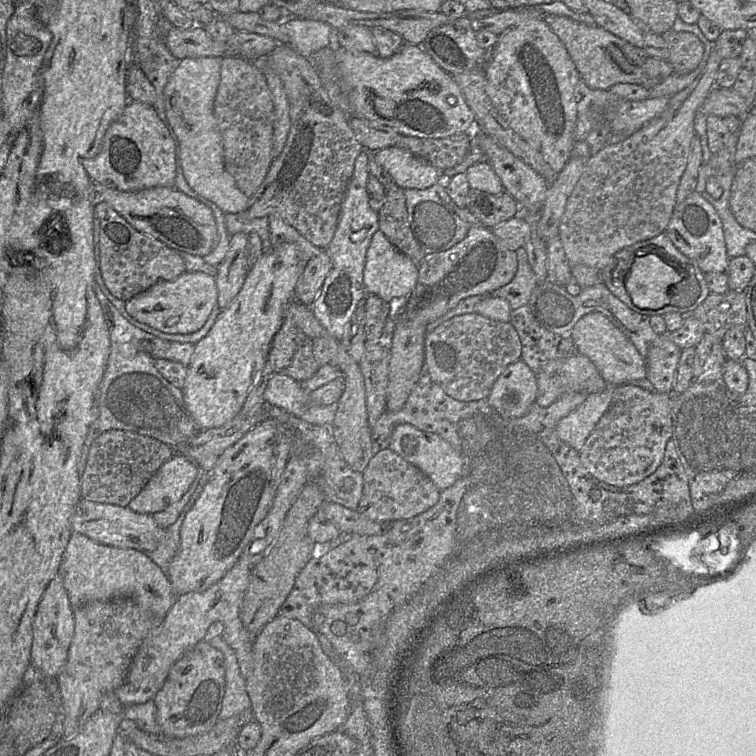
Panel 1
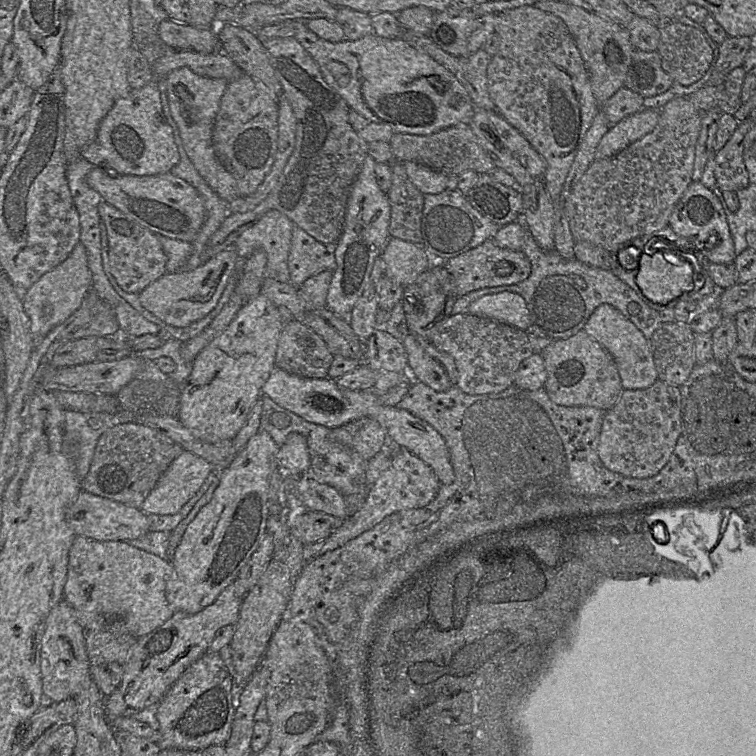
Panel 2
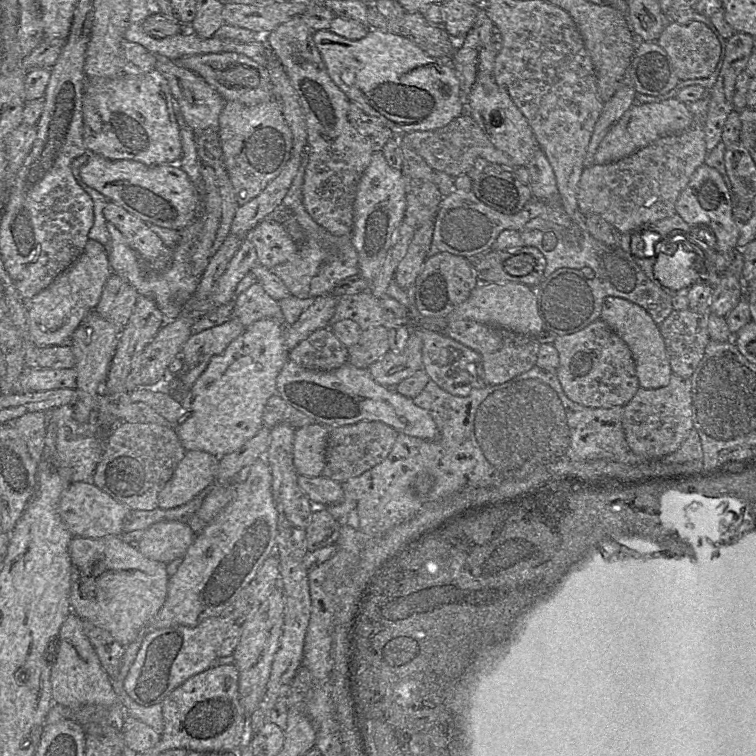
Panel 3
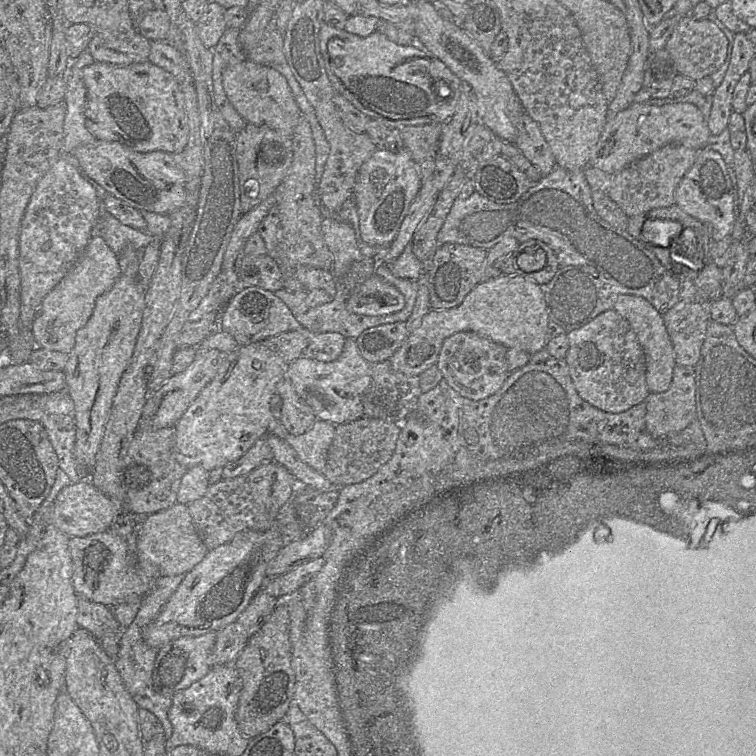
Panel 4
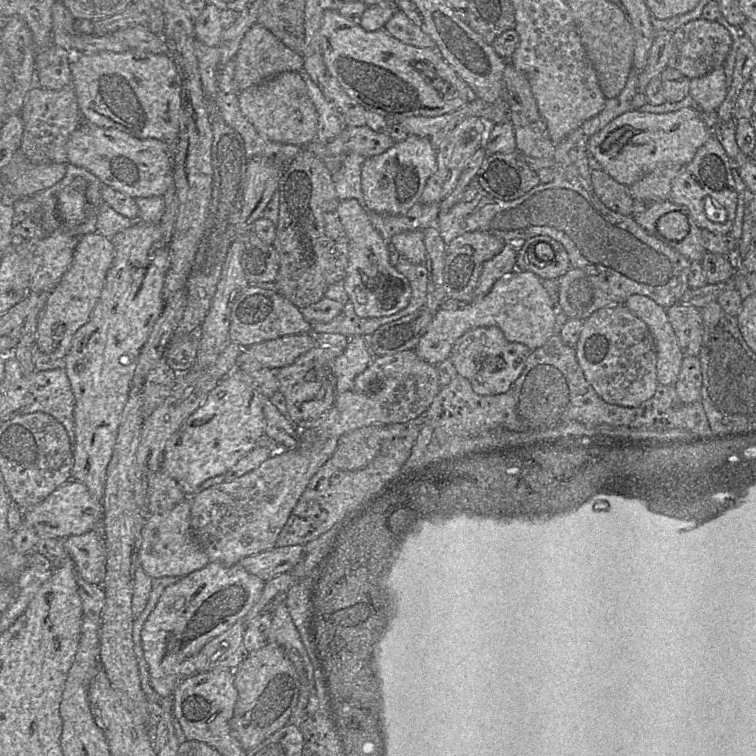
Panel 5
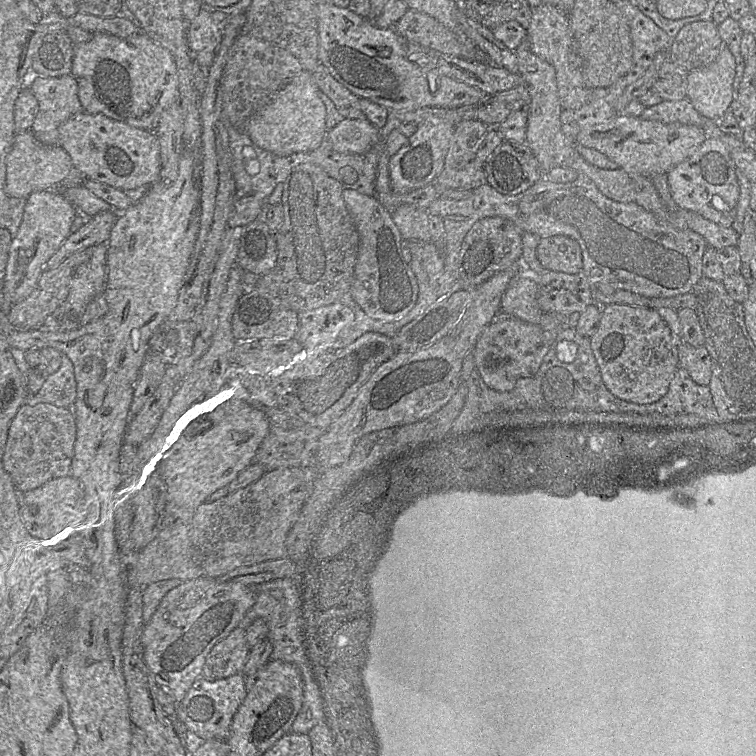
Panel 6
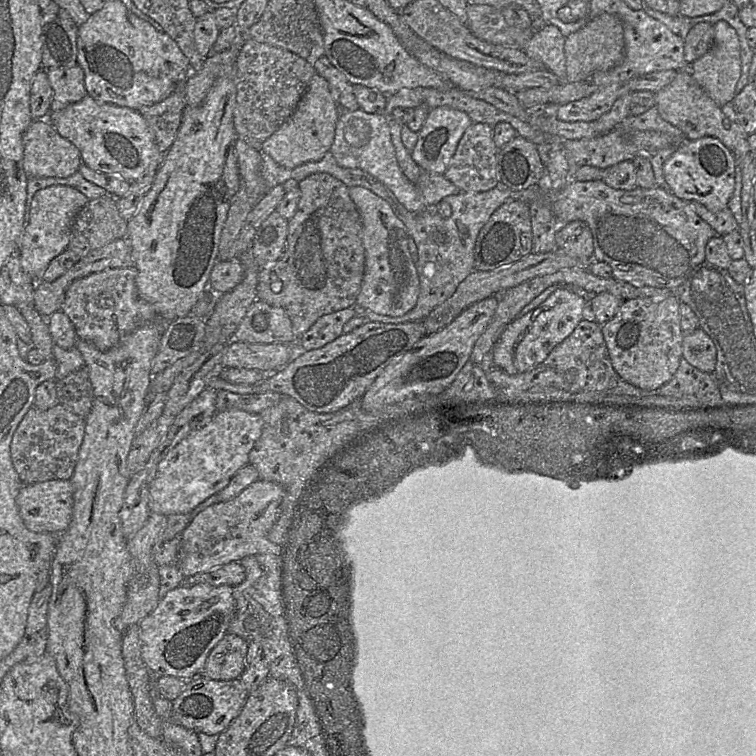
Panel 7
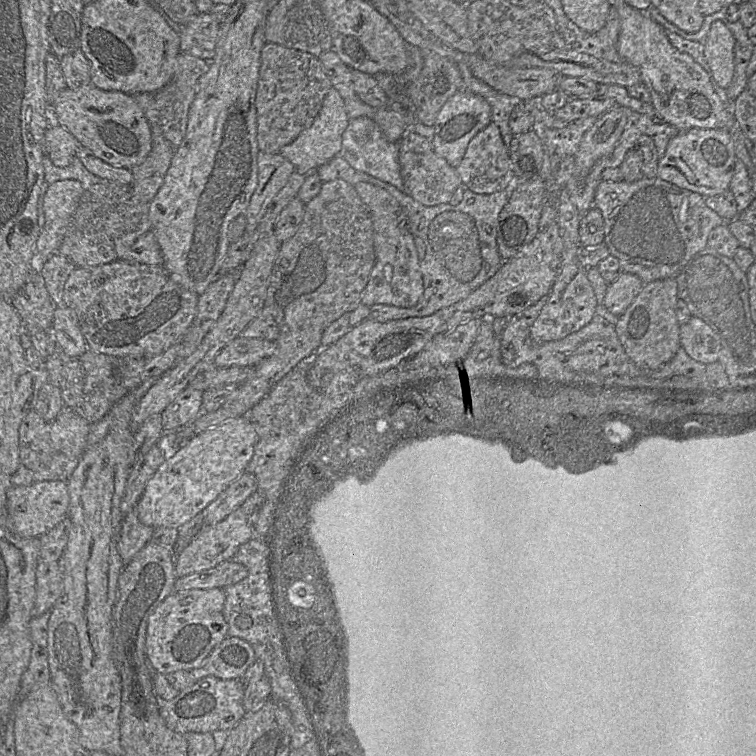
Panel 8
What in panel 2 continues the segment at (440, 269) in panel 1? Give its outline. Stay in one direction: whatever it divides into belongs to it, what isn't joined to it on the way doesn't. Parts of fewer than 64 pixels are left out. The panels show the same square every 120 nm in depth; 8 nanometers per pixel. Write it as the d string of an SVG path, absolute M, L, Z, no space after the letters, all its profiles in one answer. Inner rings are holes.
M494 238L487 239L477 247L446 260L442 265L449 273L444 290L448 295L455 298L482 288L518 284L526 280L531 273L530 261L522 251L512 251L502 248L497 245ZM502 261L508 261L514 264L515 270L512 274L508 276L499 276L497 274L499 263Z

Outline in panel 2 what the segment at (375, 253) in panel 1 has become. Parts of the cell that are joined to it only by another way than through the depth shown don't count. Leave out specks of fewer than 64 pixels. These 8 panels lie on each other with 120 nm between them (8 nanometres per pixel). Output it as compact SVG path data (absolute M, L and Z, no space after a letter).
M393 237L388 240L380 258L384 262L384 276L403 287L412 284L420 274L432 267L431 259L422 247Z

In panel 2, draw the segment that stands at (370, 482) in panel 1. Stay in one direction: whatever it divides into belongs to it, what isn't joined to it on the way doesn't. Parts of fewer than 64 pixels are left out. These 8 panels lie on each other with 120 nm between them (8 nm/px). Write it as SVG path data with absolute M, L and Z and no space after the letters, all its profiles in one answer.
M400 449L393 457L391 466L368 488L365 501L360 509L355 514L348 516L339 529L326 539L304 546L302 556L305 564L329 551L342 547L348 541L373 528L388 515L426 506L435 498L439 487L440 483L436 475L425 462L409 451Z

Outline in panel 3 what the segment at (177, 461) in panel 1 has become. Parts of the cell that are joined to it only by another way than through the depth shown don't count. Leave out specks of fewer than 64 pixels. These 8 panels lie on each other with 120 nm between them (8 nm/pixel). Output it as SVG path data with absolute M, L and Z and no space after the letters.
M201 450L187 451L177 465L171 479L158 494L158 508L171 509L182 506L216 481L218 458Z

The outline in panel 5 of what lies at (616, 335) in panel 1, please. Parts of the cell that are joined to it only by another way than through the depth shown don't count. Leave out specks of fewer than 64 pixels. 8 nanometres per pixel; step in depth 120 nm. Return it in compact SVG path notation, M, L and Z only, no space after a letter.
M631 295L624 305L644 321L651 332L656 346L658 384L675 384L683 355L668 320L667 309L644 295Z

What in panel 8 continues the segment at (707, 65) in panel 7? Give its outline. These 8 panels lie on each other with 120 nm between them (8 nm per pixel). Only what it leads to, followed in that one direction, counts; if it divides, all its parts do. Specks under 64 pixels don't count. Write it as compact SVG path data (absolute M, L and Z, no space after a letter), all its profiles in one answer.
M721 20L712 23L704 41L704 56L714 83L727 89L734 75L735 38Z

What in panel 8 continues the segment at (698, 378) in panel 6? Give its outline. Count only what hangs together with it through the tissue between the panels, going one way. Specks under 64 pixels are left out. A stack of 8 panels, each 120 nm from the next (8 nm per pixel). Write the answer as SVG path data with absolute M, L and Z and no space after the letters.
M697 316L680 325L680 342L687 354L698 362L707 365L719 359L721 341L718 334Z

